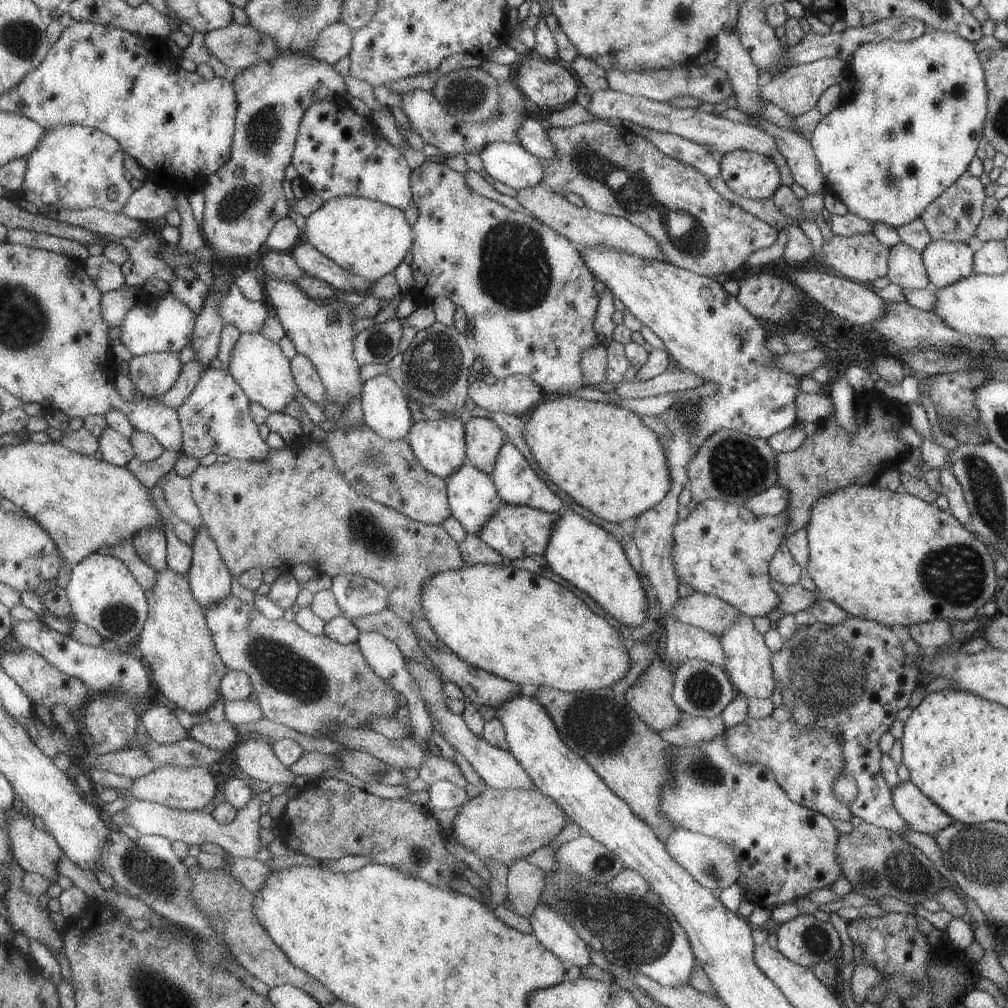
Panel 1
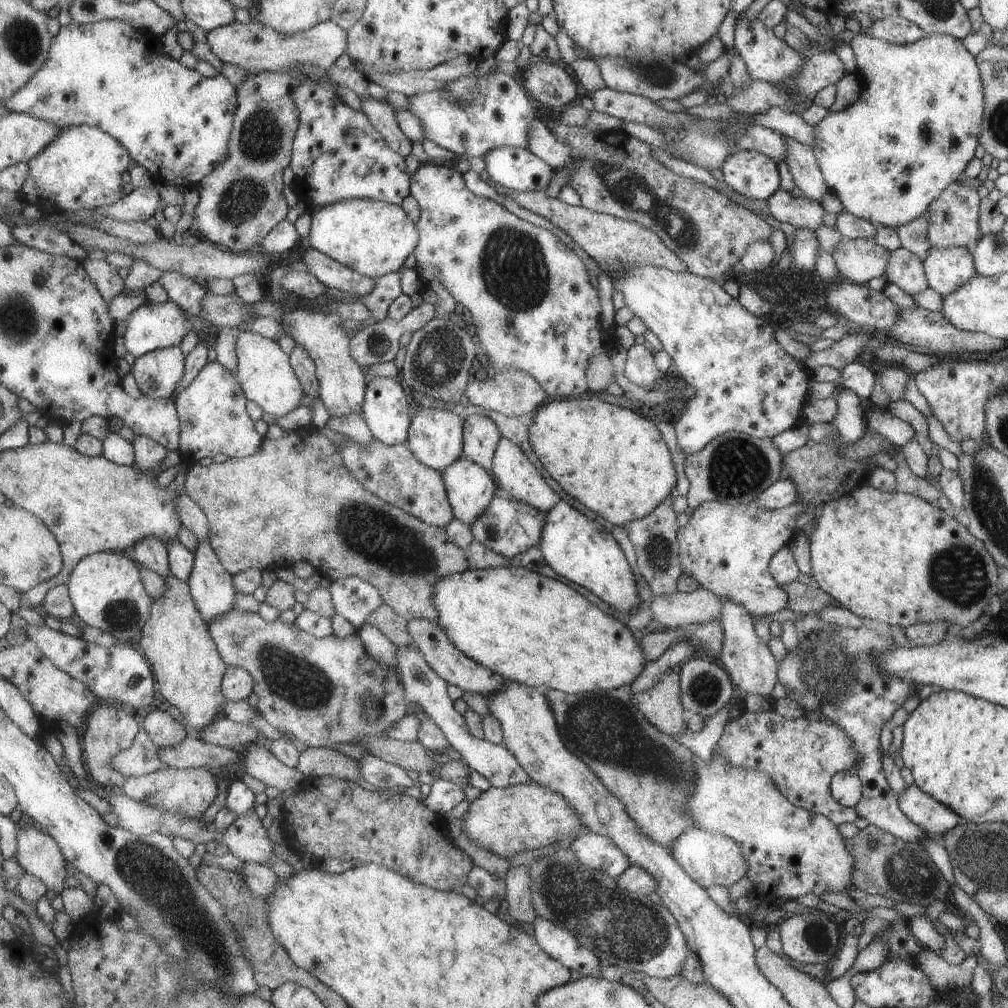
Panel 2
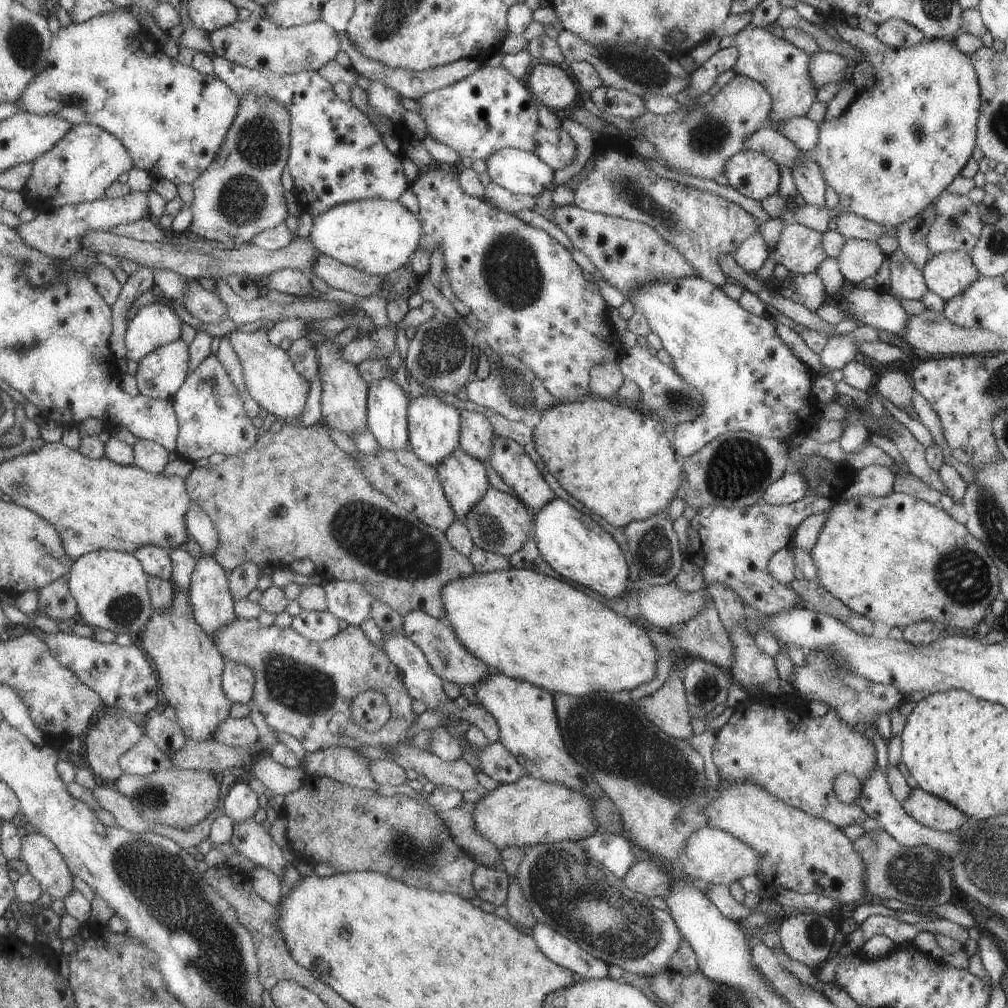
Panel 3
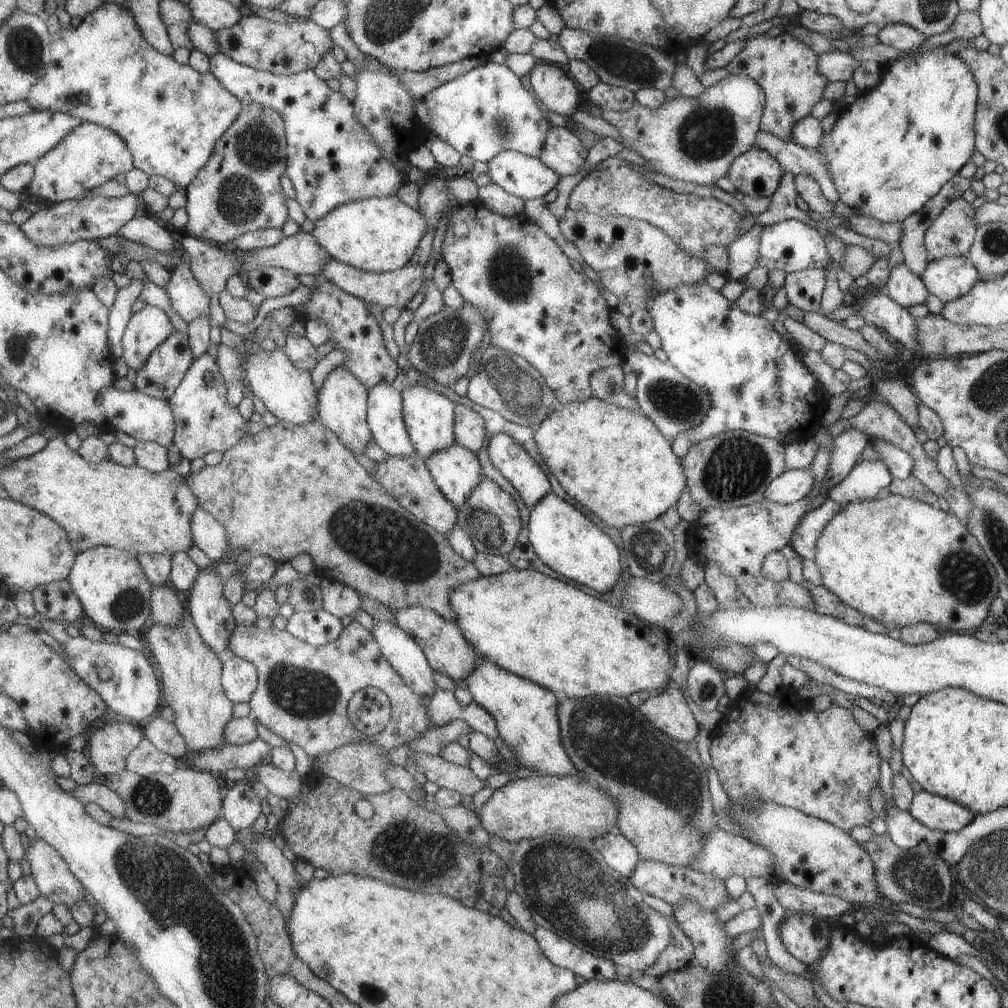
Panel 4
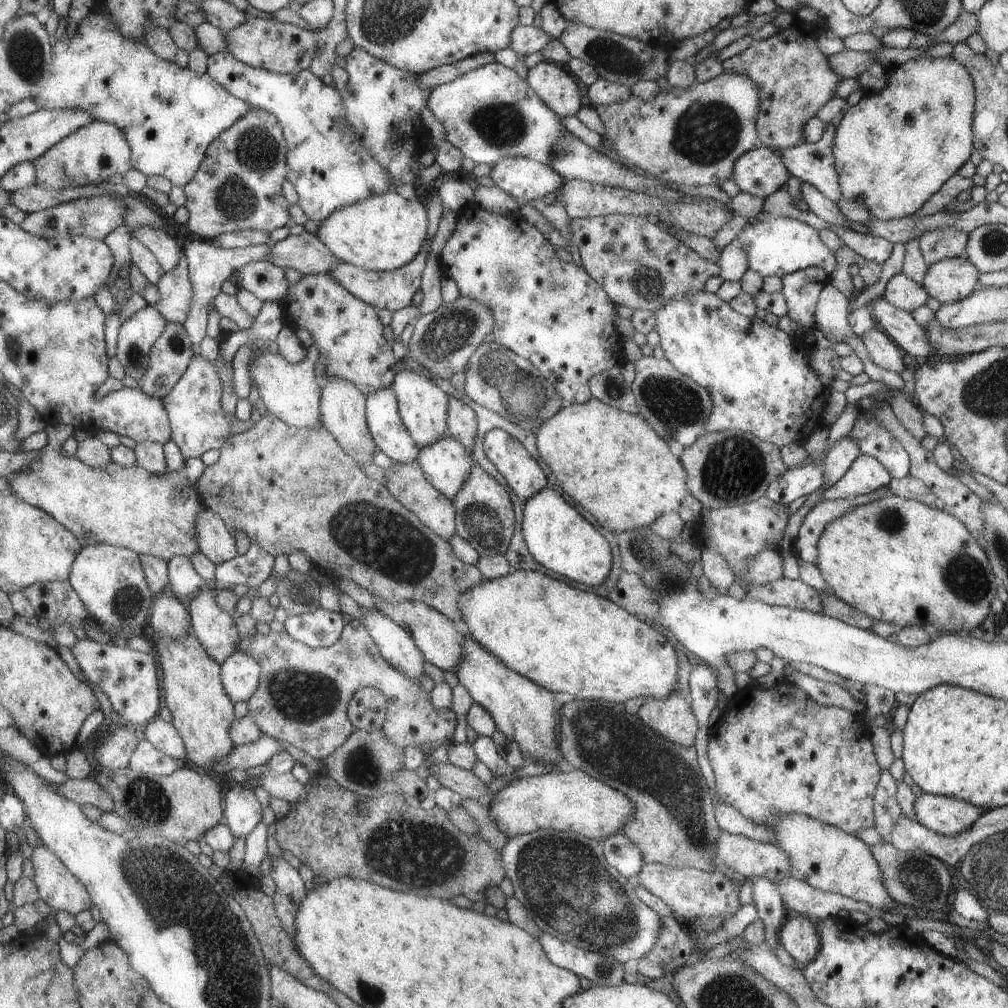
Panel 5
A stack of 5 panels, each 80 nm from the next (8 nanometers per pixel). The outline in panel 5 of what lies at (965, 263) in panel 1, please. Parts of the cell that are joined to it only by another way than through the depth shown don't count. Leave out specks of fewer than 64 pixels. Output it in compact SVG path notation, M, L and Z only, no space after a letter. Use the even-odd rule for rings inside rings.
M965 256L928 264L921 284L941 304L965 298L981 286L978 270Z

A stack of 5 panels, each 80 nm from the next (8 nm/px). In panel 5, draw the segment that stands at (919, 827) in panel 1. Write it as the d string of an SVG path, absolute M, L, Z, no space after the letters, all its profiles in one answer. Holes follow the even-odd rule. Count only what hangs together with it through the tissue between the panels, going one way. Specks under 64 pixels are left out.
M922 792L914 800L916 821L945 836L969 828L983 812L983 809L955 797Z

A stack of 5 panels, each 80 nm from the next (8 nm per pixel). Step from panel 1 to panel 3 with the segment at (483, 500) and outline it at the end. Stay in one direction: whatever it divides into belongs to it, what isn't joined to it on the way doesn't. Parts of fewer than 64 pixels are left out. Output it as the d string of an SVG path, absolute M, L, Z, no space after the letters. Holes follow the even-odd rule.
M455 449L434 469L454 515L462 521L490 487L484 464Z

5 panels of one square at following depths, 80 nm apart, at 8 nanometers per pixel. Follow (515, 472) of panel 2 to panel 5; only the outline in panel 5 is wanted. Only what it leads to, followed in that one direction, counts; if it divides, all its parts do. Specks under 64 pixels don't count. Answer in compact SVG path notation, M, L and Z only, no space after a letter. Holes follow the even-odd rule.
M488 430L482 438L482 448L519 500L526 501L548 486L537 461L504 430Z

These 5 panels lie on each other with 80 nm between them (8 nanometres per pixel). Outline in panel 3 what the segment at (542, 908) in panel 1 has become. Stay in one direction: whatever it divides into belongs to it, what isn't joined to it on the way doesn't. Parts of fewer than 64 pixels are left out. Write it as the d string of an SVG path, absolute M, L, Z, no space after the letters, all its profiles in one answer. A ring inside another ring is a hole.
M535 923L531 936L537 948L551 962L566 968L573 974L577 972L583 979L600 979L606 976L608 964L585 952L575 941L569 940L550 926Z

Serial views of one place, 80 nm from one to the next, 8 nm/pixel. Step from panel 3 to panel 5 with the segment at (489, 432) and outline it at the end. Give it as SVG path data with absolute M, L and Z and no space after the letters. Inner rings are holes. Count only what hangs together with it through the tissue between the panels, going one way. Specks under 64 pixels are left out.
M449 397L447 411L447 436L454 438L468 451L472 449L476 437L476 416L466 404Z

